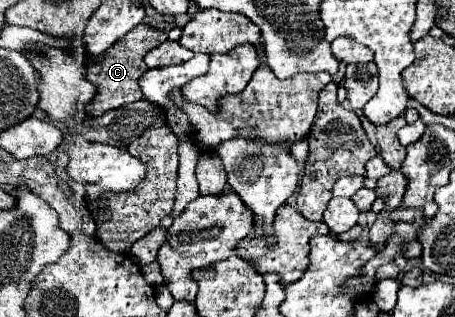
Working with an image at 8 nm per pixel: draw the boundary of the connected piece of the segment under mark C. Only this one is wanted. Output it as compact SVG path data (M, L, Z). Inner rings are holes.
M140 23L138 27L134 27L134 31L126 33L126 39L120 39L118 43L114 43L104 55L94 57L94 55L84 53L80 57L80 63L86 65L86 79L90 79L98 87L94 101L86 107L86 113L90 117L98 117L110 109L118 109L118 107L124 107L128 103L142 99L142 91L140 91L138 81L140 81L142 73L148 69L144 63L144 55L150 49L164 43L166 39L168 39L168 35L164 31L158 31L146 23Z

